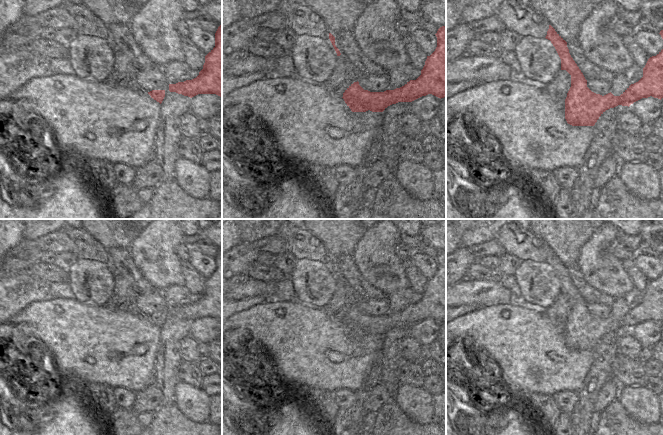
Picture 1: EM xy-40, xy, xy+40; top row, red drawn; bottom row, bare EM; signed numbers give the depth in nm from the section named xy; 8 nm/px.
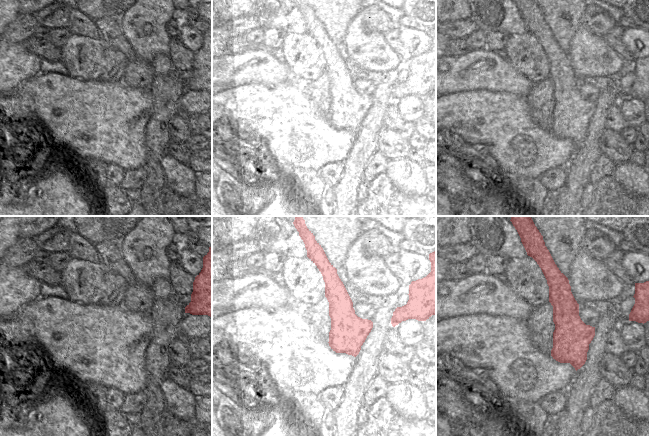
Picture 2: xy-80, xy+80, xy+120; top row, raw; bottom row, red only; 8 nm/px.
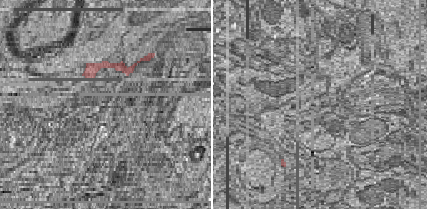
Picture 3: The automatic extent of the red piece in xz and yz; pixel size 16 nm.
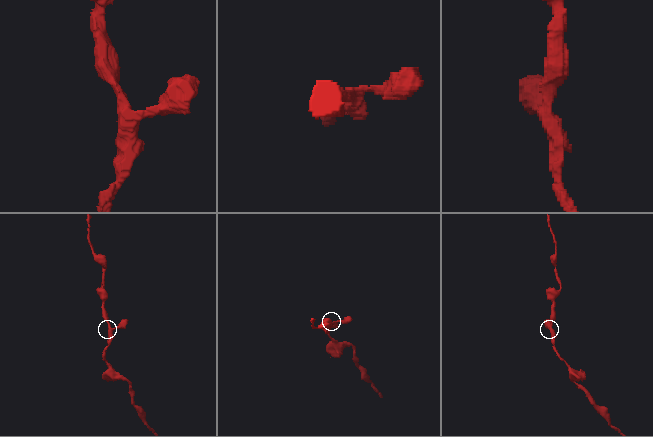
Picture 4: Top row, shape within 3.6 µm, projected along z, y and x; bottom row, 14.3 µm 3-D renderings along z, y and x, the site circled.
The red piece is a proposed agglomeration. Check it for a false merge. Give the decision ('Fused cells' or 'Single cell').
Single cell.

